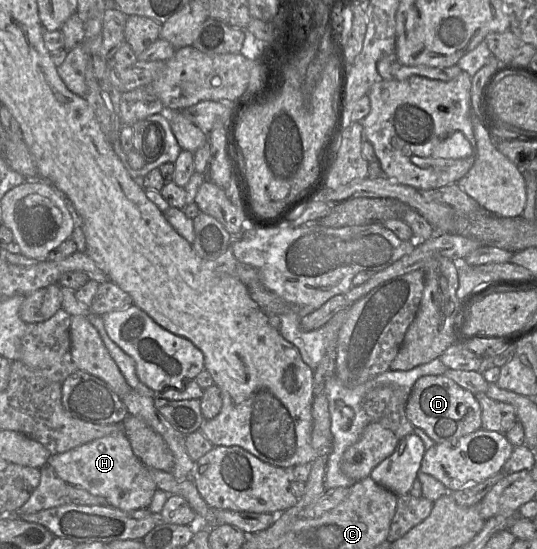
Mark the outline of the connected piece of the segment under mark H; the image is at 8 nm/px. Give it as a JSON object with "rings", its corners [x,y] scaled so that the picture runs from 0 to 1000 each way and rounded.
{"rings":[[[229,785],[179,800],[119,825],[95,829],[88,843],[127,883],[188,903],[203,922],[229,931],[274,927],[292,891],[277,852],[251,831]]]}

